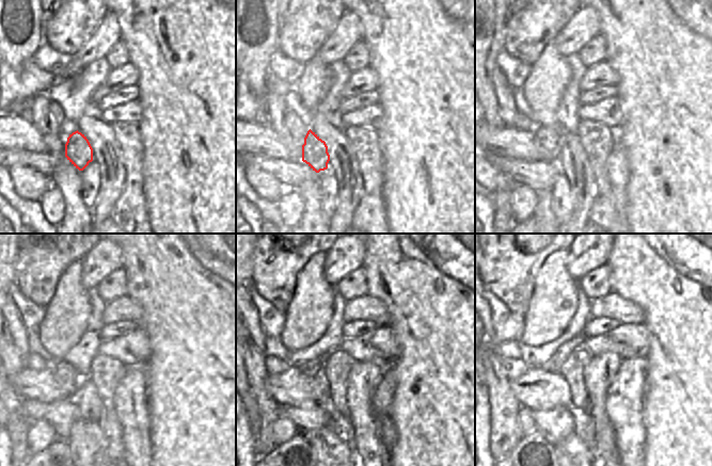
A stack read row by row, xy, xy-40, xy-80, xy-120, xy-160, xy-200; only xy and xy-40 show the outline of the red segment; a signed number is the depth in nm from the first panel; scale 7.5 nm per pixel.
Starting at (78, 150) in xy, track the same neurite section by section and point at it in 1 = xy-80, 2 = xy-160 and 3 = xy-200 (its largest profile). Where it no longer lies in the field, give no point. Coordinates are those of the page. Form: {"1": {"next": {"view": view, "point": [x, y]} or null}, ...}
{"1": {"next": {"view": "xy-80", "point": [548, 139]}}, "2": {"next": {"view": "xy-160", "point": [312, 368]}}, "3": {"next": {"view": "xy-200", "point": [553, 365]}}}

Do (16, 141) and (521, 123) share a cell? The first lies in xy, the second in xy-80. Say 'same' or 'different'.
different

